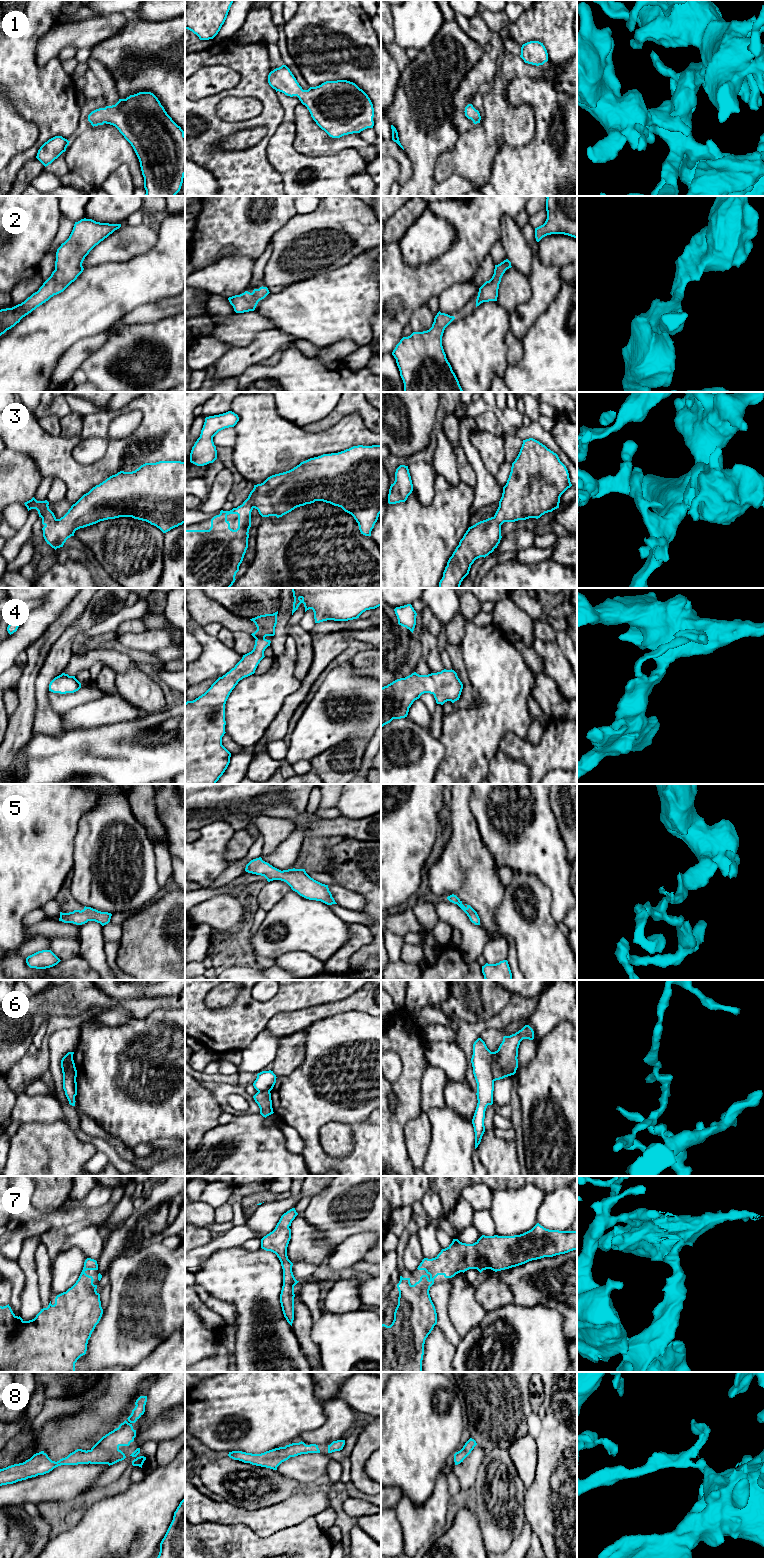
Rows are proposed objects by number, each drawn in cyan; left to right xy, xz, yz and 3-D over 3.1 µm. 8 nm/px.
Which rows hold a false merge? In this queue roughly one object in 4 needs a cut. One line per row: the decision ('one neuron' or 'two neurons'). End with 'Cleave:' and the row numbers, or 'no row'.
1: one neuron
2: one neuron
3: one neuron
4: one neuron
5: one neuron
6: two neurons
7: one neuron
8: one neuron
Cleave: 6

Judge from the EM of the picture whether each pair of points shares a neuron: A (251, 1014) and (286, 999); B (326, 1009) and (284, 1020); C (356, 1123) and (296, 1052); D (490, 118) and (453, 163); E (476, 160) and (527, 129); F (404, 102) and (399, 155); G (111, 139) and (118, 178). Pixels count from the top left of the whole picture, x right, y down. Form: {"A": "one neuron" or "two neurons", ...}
{"A": "one neuron", "B": "one neuron", "C": "two neurons", "D": "one neuron", "E": "one neuron", "F": "two neurons", "G": "two neurons"}

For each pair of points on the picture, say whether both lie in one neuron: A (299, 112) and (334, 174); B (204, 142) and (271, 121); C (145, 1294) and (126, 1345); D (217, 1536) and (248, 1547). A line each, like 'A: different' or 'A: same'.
A: different
B: same
C: same
D: same

